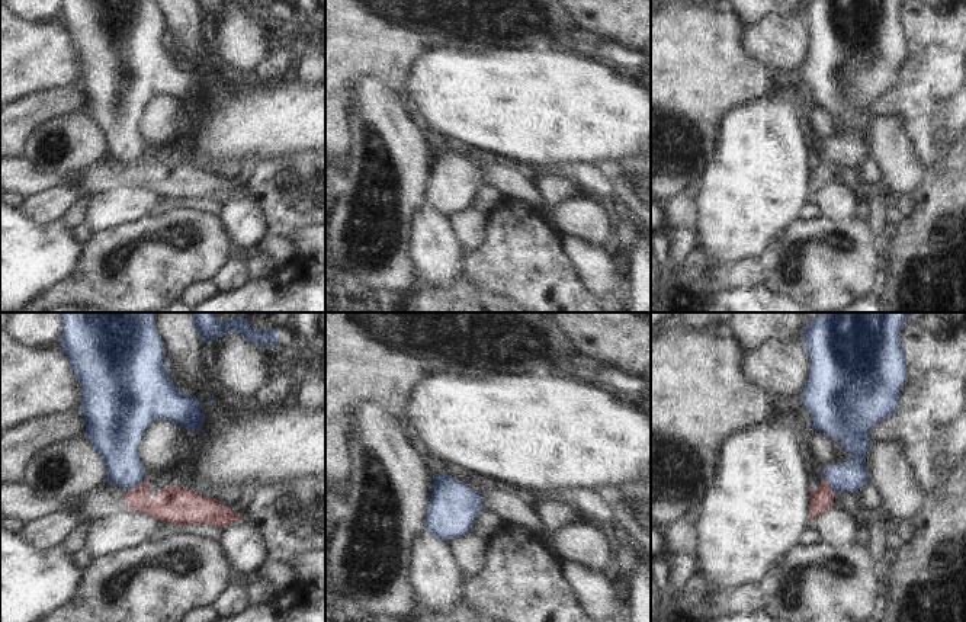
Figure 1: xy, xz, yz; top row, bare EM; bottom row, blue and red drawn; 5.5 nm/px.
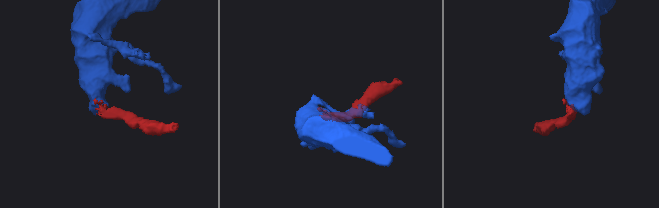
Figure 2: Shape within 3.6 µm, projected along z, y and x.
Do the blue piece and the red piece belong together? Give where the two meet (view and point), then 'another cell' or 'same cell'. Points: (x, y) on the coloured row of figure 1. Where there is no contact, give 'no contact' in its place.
xy (134, 487) | another cell

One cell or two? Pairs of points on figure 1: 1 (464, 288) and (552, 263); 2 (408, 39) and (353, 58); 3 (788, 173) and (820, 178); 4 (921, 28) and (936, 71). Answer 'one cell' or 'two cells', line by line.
1: two cells
2: one cell
3: two cells
4: one cell

